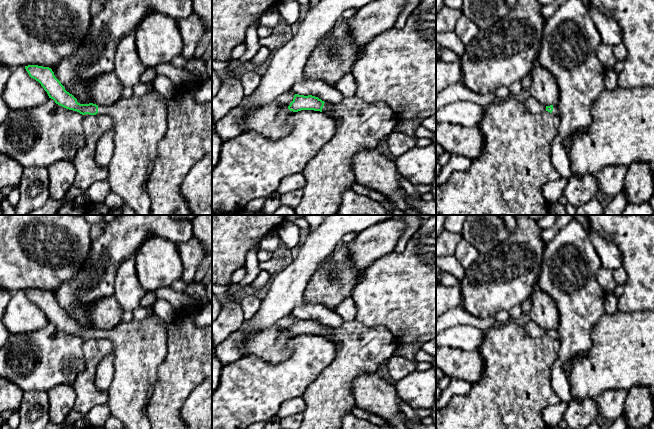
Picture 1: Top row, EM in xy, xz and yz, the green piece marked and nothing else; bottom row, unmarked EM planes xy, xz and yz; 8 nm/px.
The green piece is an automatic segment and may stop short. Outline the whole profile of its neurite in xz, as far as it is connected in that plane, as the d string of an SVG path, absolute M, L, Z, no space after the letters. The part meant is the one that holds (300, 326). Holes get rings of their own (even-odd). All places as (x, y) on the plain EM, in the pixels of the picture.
M295 318L288 330L293 336L314 334L326 337L336 348L335 359L306 388L302 399L306 408L298 429L340 429L342 417L356 406L353 397L353 380L362 375L375 373L392 357L397 348L393 334L384 326L367 327L358 320L345 321L340 327L331 328L318 321Z

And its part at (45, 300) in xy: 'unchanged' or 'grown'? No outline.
grown

